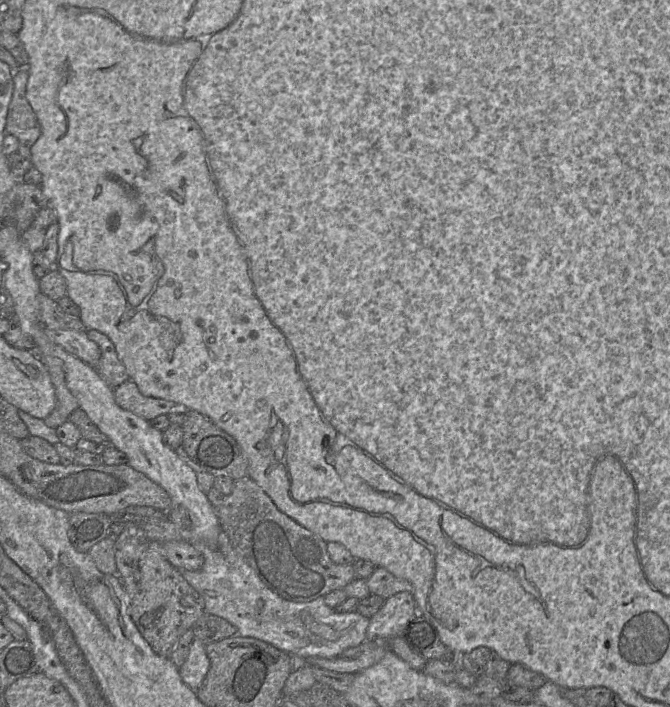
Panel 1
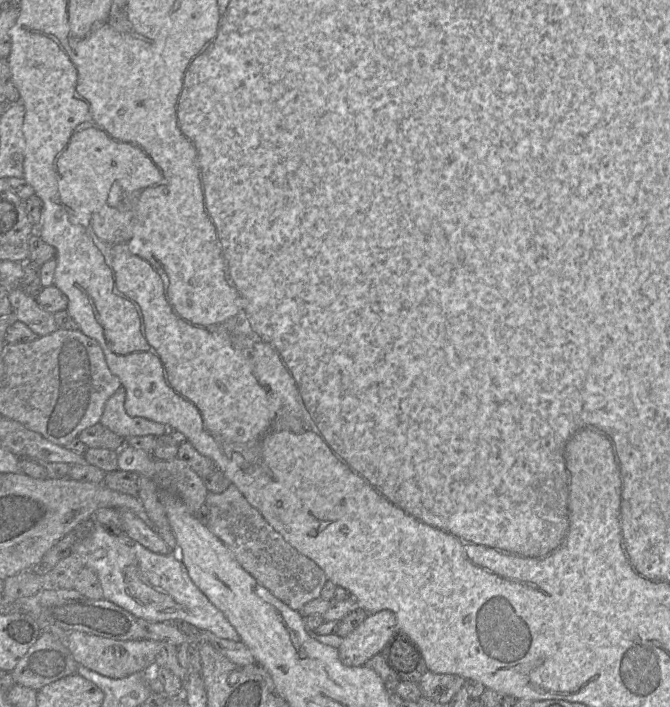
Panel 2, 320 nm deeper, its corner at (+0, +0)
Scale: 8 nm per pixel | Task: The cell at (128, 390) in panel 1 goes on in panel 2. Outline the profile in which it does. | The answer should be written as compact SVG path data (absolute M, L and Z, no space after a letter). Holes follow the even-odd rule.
M121 386L107 400L100 423L122 437L153 435L161 436L168 431L168 427L144 417L130 416L125 410L126 390Z

